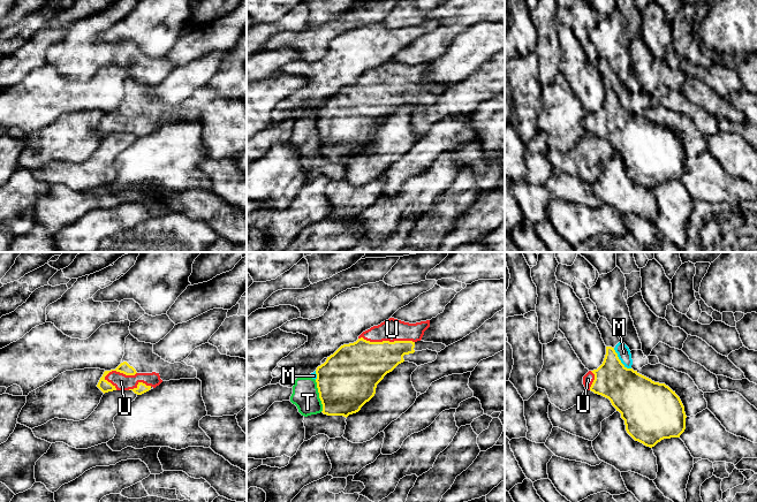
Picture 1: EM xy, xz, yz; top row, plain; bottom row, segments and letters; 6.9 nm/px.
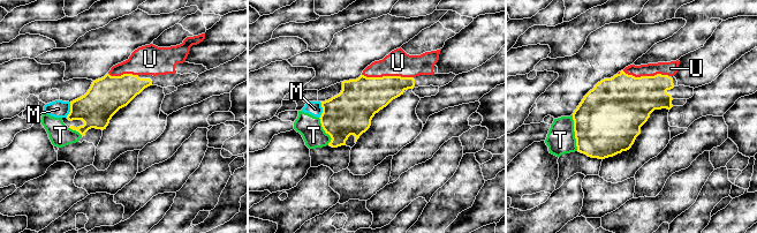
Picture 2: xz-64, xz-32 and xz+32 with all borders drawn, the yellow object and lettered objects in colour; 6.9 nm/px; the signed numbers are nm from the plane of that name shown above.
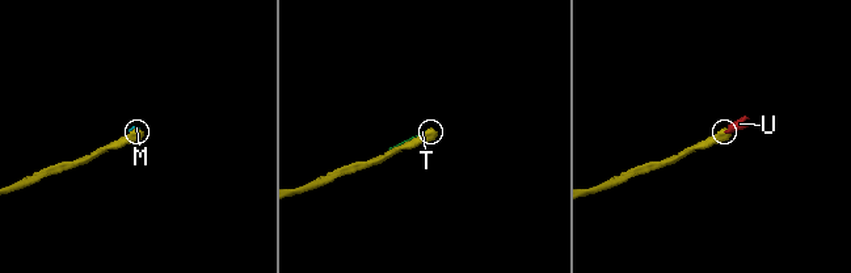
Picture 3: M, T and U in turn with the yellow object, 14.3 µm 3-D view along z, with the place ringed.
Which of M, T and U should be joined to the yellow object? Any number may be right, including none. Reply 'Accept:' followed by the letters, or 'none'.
Accept: U

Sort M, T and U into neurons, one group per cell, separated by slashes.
M / T / U

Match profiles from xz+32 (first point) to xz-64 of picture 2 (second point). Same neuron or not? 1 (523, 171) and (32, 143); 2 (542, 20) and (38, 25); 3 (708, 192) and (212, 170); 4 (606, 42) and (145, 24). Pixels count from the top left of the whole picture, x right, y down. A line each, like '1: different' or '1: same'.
1: same
2: different
3: same
4: same

